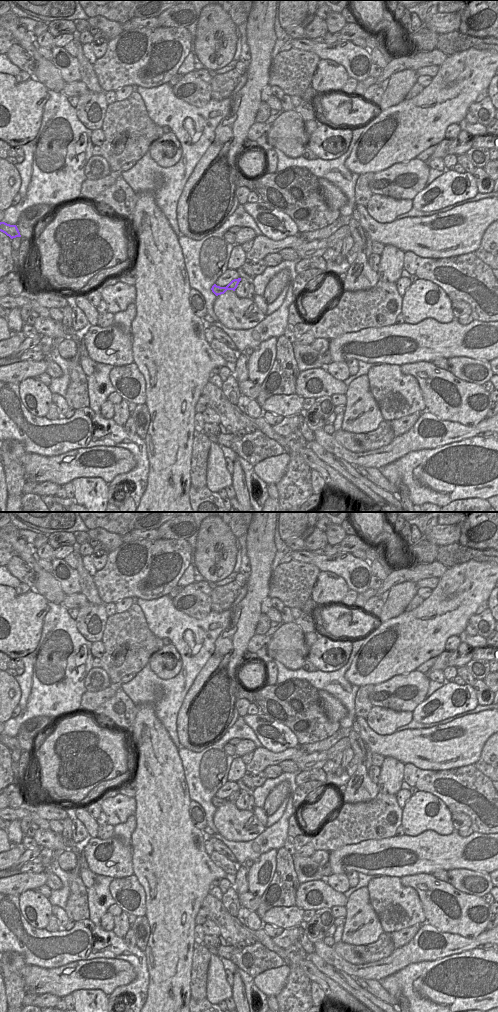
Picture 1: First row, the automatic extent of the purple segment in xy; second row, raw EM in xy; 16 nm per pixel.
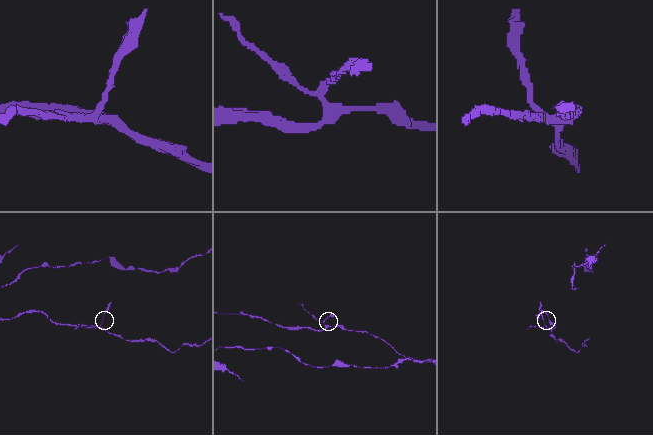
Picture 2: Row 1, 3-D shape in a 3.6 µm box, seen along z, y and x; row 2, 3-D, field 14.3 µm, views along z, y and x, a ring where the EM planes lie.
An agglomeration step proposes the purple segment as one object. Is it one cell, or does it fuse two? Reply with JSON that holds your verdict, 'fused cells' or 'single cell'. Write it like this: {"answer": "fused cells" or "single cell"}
{"answer": "fused cells"}

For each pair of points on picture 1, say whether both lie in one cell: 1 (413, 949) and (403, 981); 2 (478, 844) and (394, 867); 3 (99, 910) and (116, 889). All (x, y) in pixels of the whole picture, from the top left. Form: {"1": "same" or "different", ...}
{"1": "different", "2": "same", "3": "different"}

